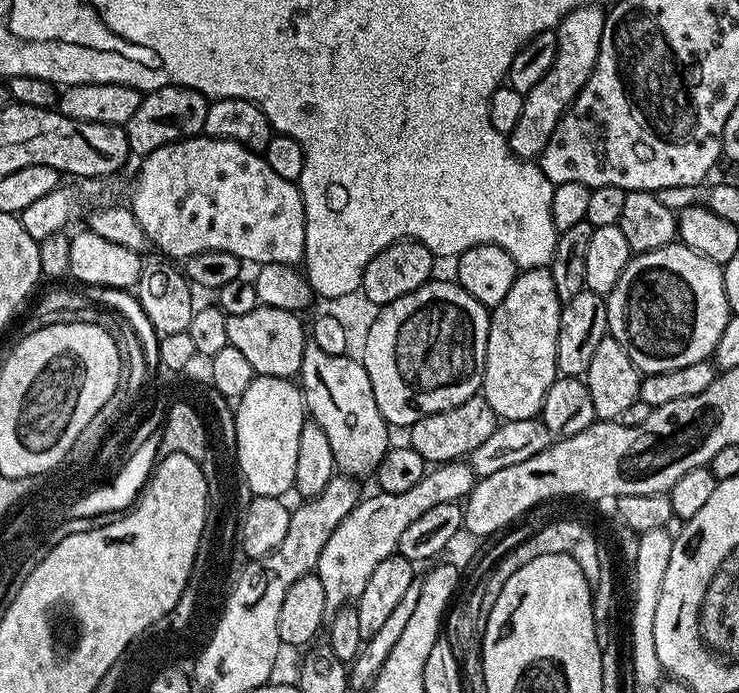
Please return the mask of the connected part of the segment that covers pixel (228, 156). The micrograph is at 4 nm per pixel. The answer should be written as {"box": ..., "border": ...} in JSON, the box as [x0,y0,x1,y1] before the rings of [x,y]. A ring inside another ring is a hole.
{"box":[130,135,306,266],"border":[[[199,135],[191,136],[188,140],[179,140],[173,144],[162,146],[154,150],[149,156],[143,157],[139,161],[140,173],[136,176],[136,189],[132,192],[130,207],[134,218],[138,218],[138,226],[146,230],[146,238],[153,249],[165,252],[168,257],[176,262],[183,262],[189,256],[202,254],[202,250],[226,250],[234,254],[241,262],[252,263],[252,266],[261,264],[290,264],[299,265],[304,258],[304,243],[306,242],[306,230],[304,229],[304,200],[300,196],[300,189],[295,183],[286,178],[281,178],[270,170],[270,166],[265,162],[263,155],[252,151],[245,144],[239,144],[233,140],[223,140],[213,136]]]}

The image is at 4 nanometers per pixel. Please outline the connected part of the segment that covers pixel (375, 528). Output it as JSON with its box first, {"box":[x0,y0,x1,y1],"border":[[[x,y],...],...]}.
{"box":[314,462,477,614],"border":[[[467,462],[437,464],[425,471],[422,482],[417,482],[403,494],[377,491],[376,496],[365,495],[354,510],[338,522],[334,534],[330,534],[326,546],[322,546],[322,554],[316,563],[314,575],[322,582],[322,590],[326,590],[326,613],[335,614],[342,608],[355,605],[362,590],[366,590],[366,582],[370,582],[370,574],[374,574],[374,569],[396,552],[402,533],[433,506],[463,501],[477,479]]]}

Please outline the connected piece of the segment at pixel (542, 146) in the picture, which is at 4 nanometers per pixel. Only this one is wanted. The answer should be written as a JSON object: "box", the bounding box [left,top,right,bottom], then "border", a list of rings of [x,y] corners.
{"box":[507,2,605,161],"border":[[[588,2],[583,8],[576,8],[570,14],[566,14],[556,25],[554,29],[556,34],[554,66],[546,70],[546,78],[542,78],[542,82],[538,82],[534,90],[524,93],[518,126],[514,126],[514,130],[507,133],[508,145],[515,156],[522,160],[535,161],[546,150],[550,142],[550,134],[554,134],[558,122],[578,98],[582,86],[586,86],[598,62],[605,15],[603,7],[595,8],[592,2]]]}

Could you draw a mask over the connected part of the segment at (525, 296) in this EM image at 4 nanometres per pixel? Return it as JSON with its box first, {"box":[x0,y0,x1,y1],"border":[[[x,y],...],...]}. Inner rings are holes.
{"box":[482,268,562,421],"border":[[[529,268],[517,275],[510,294],[491,309],[488,321],[488,345],[484,363],[484,383],[482,394],[490,402],[490,410],[501,421],[535,420],[540,415],[540,407],[546,398],[546,390],[558,378],[556,370],[556,347],[560,329],[560,309],[562,301],[554,290],[554,278],[548,268]]]}

